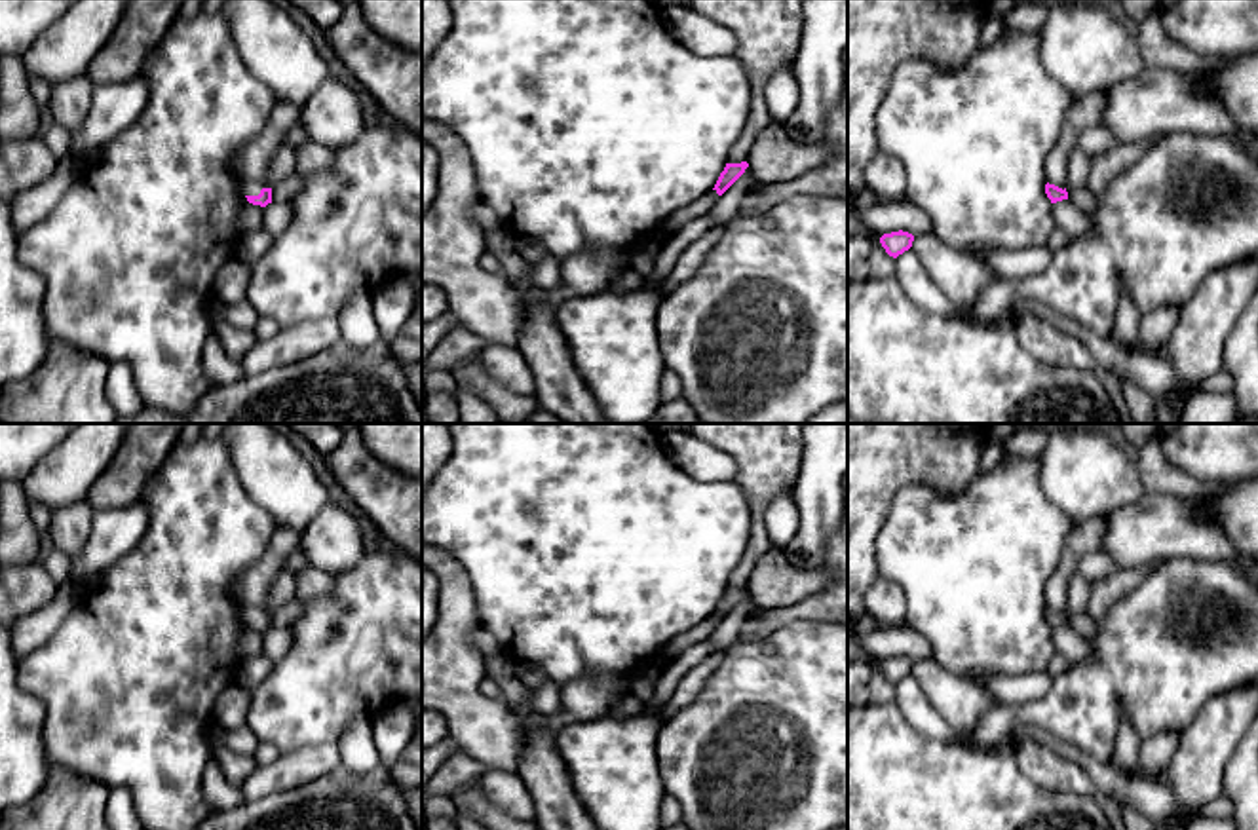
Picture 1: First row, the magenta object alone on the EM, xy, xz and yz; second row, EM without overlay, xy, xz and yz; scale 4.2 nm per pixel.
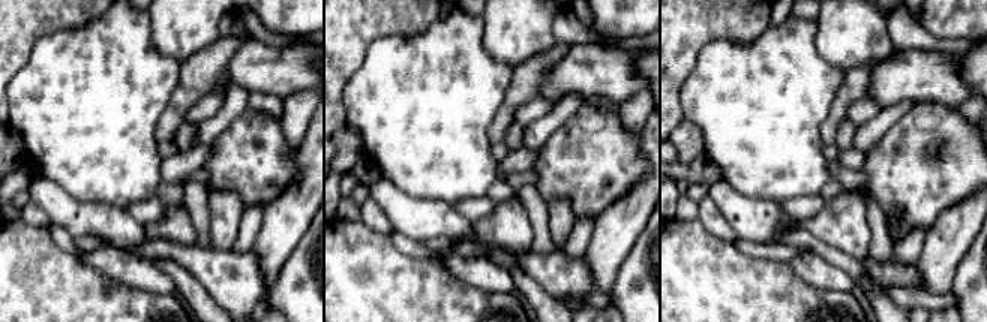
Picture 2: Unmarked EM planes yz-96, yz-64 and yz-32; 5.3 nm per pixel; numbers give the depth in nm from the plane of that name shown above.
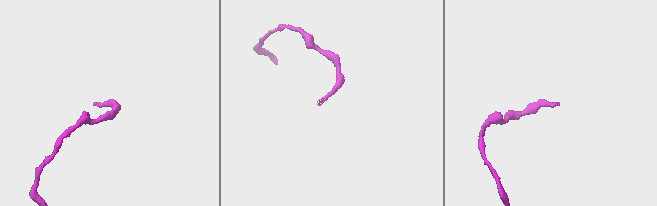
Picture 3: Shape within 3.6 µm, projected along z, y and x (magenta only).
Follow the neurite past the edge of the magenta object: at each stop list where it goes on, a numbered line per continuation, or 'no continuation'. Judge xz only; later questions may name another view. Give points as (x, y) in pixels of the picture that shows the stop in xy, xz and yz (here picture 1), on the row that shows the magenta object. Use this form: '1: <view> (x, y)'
no continuation

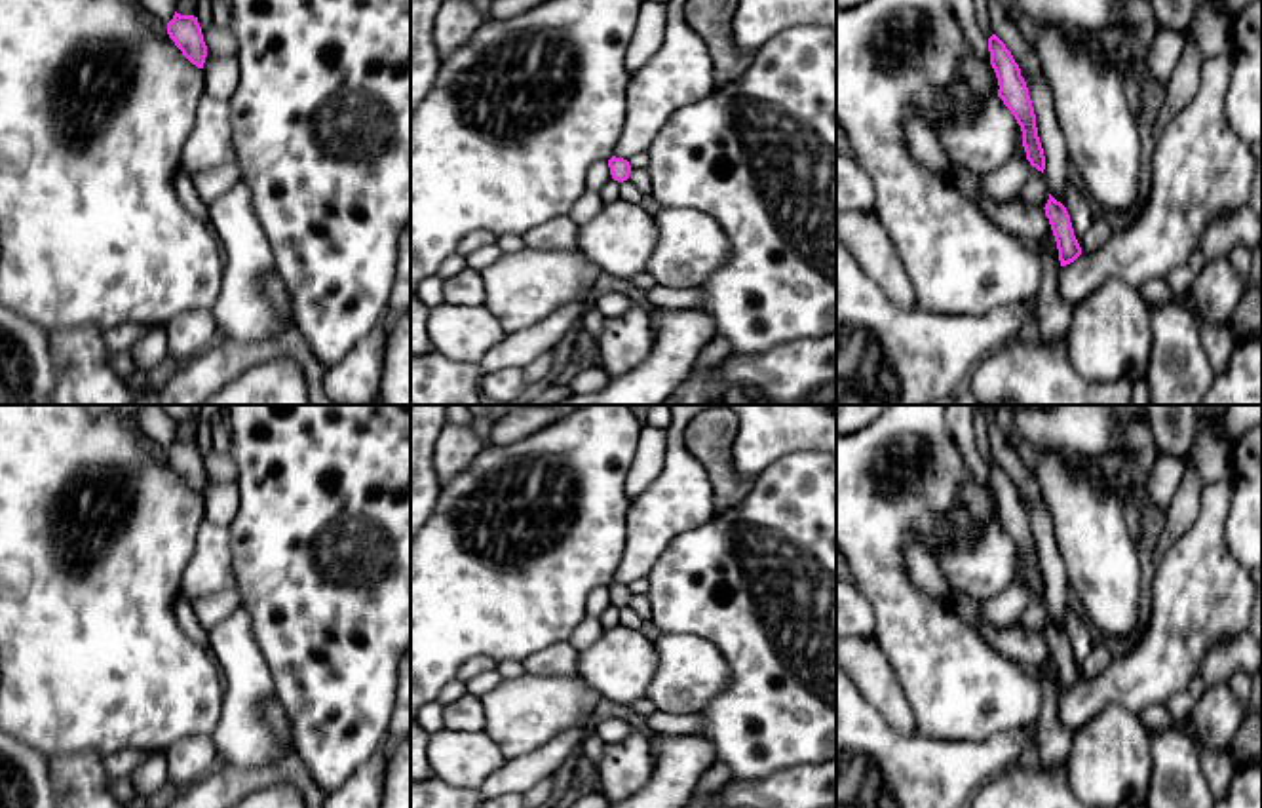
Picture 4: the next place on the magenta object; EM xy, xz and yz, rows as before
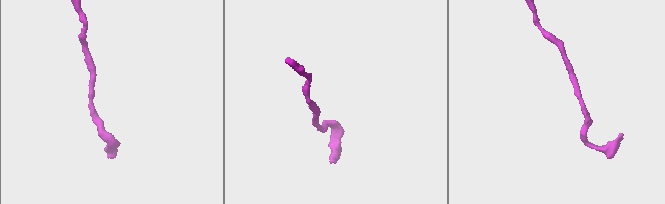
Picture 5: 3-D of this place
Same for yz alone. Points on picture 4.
no continuation

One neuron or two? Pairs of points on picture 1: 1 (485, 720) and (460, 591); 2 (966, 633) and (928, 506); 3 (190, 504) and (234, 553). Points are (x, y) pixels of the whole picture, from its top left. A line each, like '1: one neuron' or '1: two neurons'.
1: one neuron
2: one neuron
3: one neuron

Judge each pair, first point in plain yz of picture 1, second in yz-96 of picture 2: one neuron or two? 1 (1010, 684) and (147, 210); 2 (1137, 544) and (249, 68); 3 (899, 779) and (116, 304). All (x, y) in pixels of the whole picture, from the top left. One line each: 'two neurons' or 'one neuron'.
1: one neuron
2: one neuron
3: one neuron

